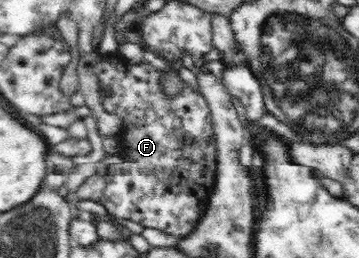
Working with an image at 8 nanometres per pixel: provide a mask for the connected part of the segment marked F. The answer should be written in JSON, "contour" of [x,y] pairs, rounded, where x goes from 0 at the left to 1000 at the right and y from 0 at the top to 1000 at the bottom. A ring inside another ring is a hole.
{"contour":[[[306,209],[287,213],[281,233],[270,233],[256,252],[265,275],[253,275],[259,295],[267,295],[273,318],[273,368],[279,380],[279,407],[290,419],[290,434],[298,442],[320,446],[337,469],[337,512],[323,519],[329,543],[329,566],[334,566],[331,593],[337,612],[345,612],[343,632],[318,632],[309,655],[290,682],[292,729],[287,752],[273,775],[295,806],[295,822],[304,833],[348,853],[365,853],[376,868],[393,868],[401,884],[421,884],[432,903],[454,903],[468,911],[462,922],[482,922],[482,938],[501,926],[515,926],[538,907],[543,884],[565,837],[579,787],[585,783],[585,760],[599,721],[599,667],[604,667],[604,539],[599,539],[599,512],[591,473],[591,438],[574,380],[560,364],[560,353],[549,353],[543,337],[515,322],[507,345],[496,360],[460,360],[454,353],[454,275],[448,275],[448,252],[437,248],[426,225],[415,225],[404,240],[387,240],[387,248],[368,248],[359,233],[351,233],[334,213]]]}

